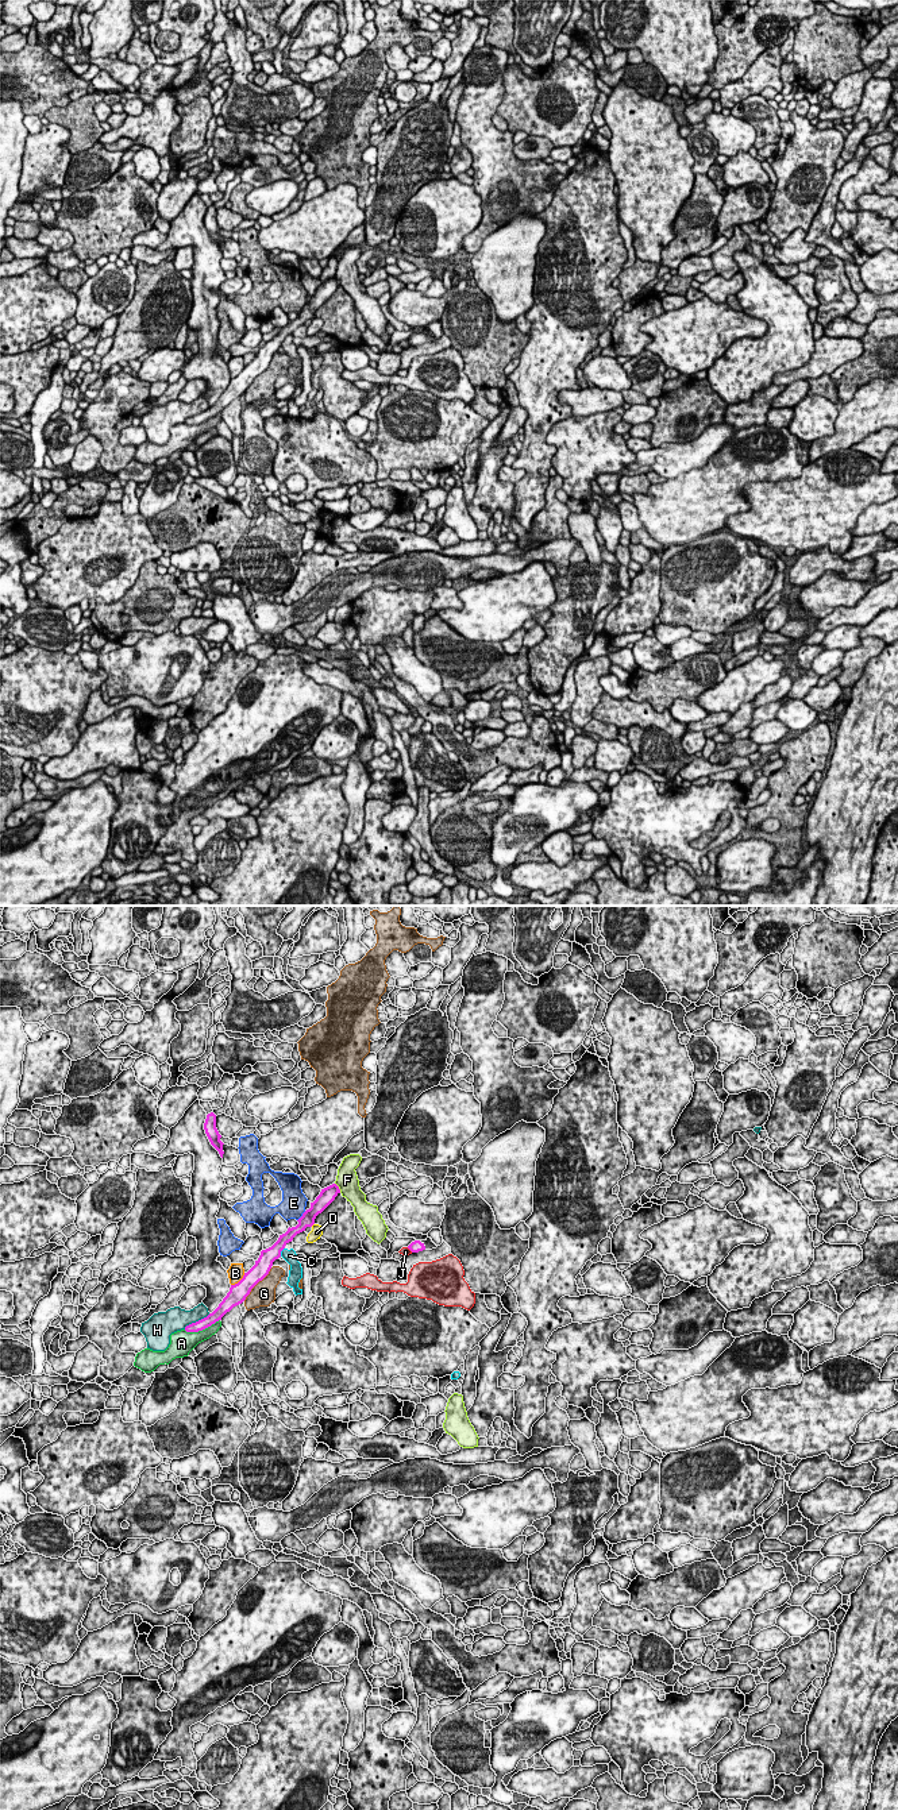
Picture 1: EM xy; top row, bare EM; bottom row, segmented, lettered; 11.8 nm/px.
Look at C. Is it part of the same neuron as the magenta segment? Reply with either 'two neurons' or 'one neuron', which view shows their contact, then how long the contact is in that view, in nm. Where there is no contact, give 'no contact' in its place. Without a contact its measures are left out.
two neurons | xy | 120 nm

